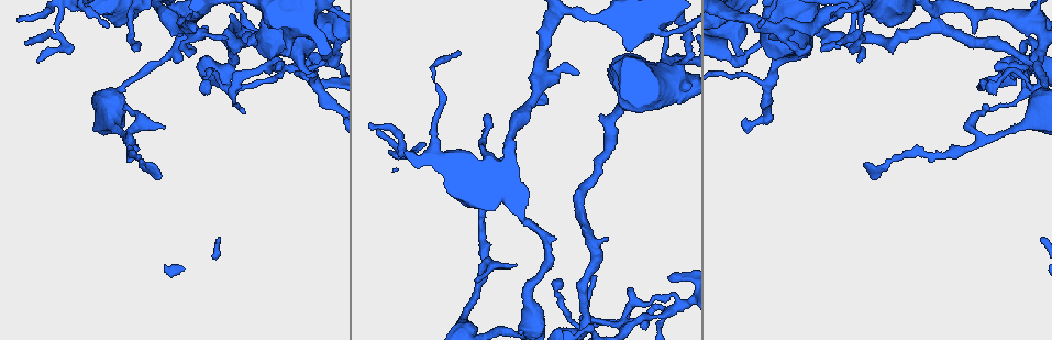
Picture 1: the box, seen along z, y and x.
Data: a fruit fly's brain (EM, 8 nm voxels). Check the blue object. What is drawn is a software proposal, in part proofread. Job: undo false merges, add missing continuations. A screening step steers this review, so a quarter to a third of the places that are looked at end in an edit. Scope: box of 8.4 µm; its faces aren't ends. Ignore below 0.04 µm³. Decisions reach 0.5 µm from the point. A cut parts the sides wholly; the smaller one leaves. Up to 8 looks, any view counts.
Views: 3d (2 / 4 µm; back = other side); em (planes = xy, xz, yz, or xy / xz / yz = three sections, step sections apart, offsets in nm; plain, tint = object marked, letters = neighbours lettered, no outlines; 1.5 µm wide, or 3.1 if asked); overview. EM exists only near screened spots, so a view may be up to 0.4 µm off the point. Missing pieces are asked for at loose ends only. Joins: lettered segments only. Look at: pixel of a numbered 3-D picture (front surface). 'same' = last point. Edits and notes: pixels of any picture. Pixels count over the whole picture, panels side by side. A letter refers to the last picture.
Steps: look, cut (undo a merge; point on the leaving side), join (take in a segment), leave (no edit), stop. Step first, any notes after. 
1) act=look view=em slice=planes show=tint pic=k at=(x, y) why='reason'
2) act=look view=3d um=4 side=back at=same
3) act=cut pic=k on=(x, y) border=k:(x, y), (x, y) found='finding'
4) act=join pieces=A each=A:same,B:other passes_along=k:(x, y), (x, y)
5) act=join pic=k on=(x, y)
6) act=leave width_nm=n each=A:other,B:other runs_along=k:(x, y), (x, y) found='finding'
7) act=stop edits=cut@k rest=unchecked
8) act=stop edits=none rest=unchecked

act=look view=3d um=2 pic=1 at=(133, 49) why='tapers out'

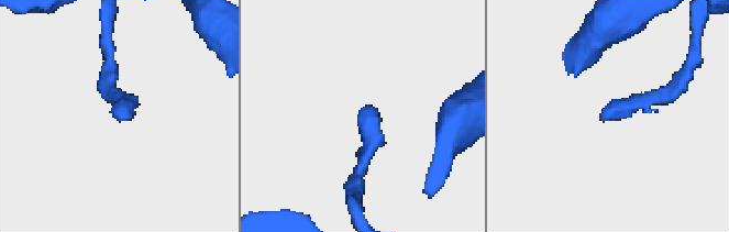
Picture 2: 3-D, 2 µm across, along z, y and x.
act=look view=em slice=planes show=tint pic=2 at=(602, 115)

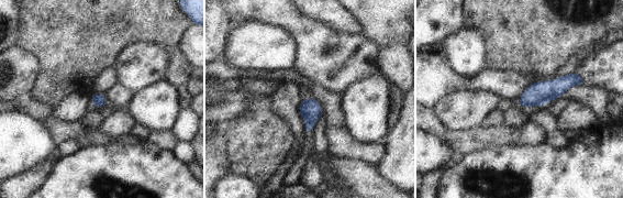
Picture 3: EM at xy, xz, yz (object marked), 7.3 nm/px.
act=look view=em slice=planes show=letters at=same why='what lies round it'

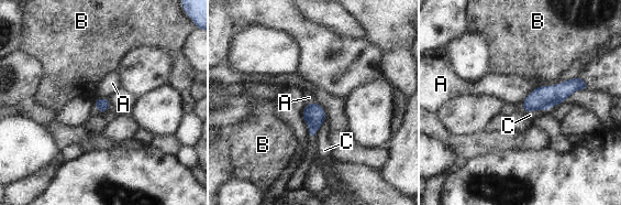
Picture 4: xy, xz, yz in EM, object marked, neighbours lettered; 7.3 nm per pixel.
act=leave longest_contact=B:220nm each=A:other,B:other,C:other border=4:(536, 87), (522, 104) found='no lettered segment goes on from it'

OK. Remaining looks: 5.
act=look view=em slice=planes show=letters pic=1 at=(973, 31) why='branch stops here'

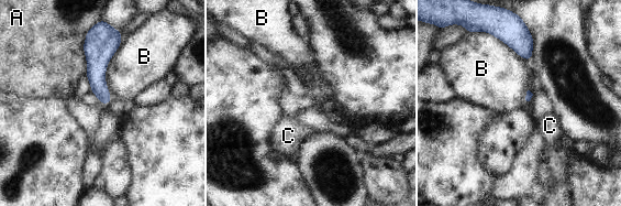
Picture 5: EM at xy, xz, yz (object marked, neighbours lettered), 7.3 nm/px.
act=leave each=A:other,B:other,C:other found='no lettered segment goes on from it'

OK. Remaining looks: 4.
act=look view=em slice=xy step=4 show=letters pic=1 at=(125, 103) why='tapers out'

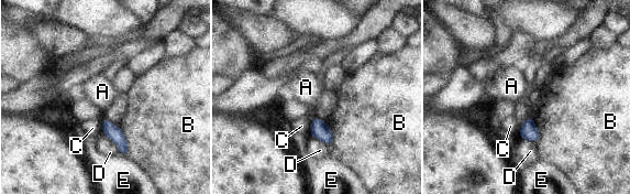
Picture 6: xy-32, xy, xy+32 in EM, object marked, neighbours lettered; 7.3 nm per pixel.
act=leave each=A:other,B:other,C:other,D:other,E:other found='none of them fits'

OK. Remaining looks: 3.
act=stop edits=none rest=unchecked

